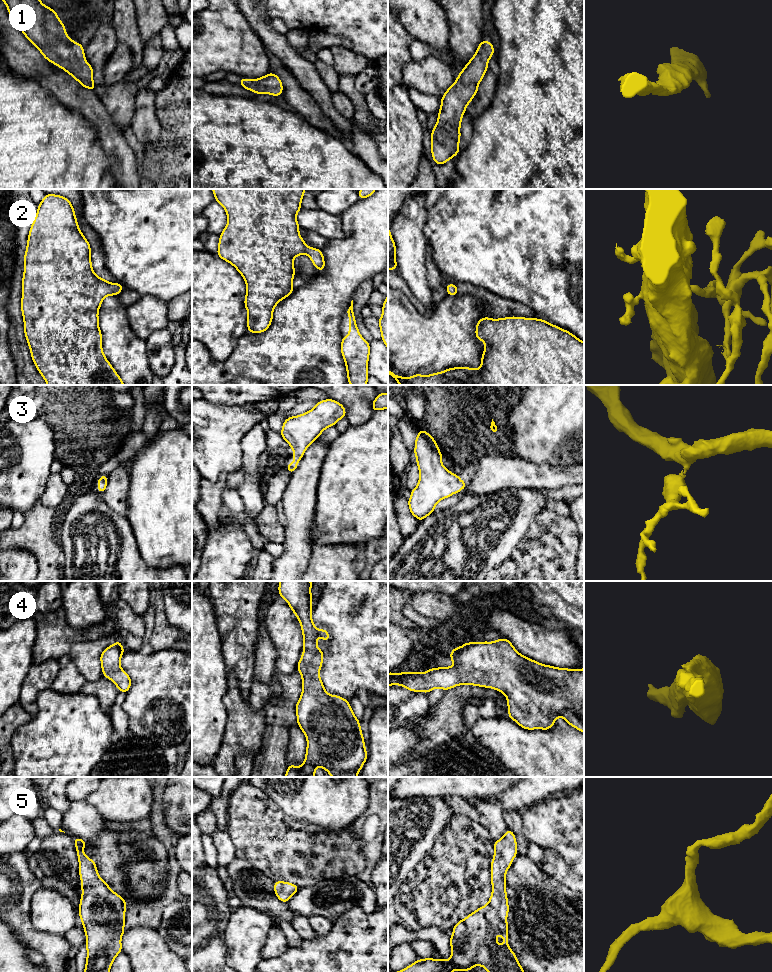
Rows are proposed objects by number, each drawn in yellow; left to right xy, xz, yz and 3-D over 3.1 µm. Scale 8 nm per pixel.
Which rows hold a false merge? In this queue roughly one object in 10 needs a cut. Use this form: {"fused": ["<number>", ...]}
{"fused": []}

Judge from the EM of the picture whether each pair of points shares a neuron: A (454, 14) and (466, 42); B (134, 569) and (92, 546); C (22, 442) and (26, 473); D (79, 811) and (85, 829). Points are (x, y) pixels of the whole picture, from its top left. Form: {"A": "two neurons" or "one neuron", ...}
{"A": "one neuron", "B": "one neuron", "C": "one neuron", "D": "one neuron"}

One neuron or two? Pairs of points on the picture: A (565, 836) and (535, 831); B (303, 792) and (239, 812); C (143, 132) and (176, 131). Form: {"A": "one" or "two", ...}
{"A": "one", "B": "two", "C": "two"}

